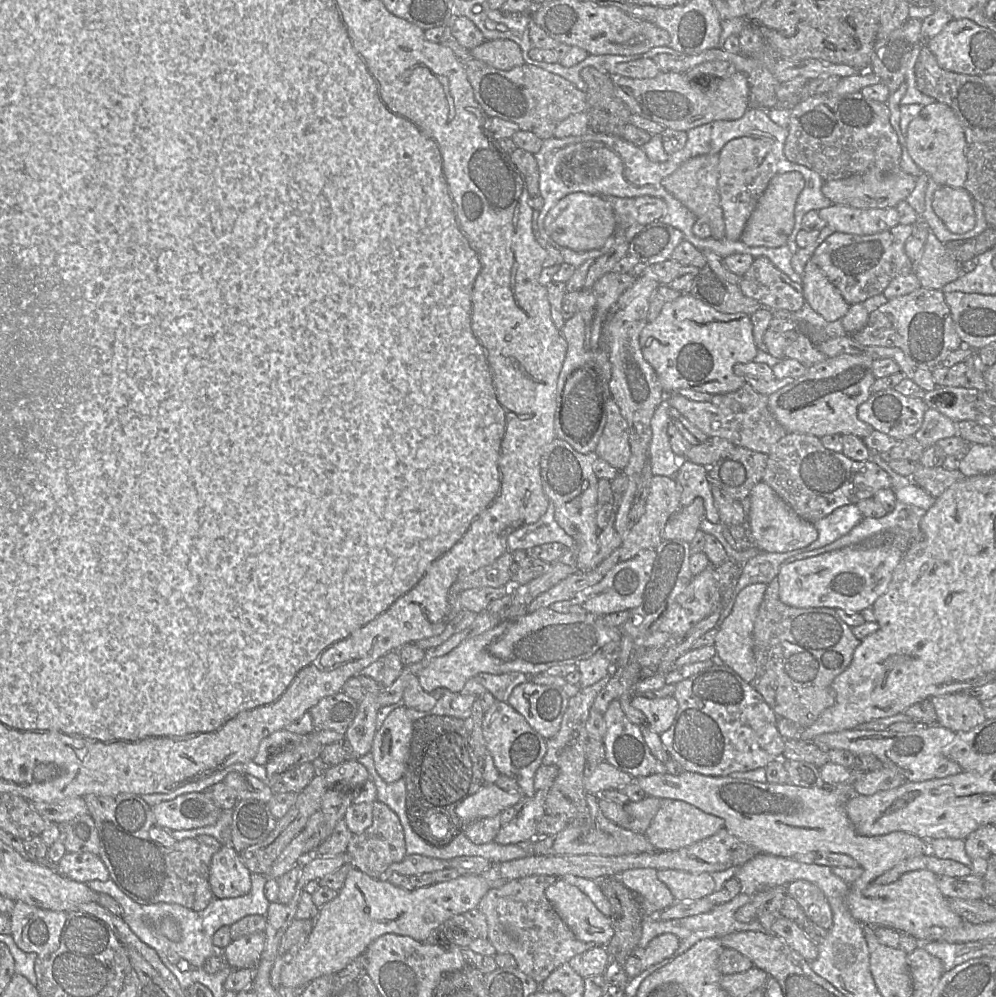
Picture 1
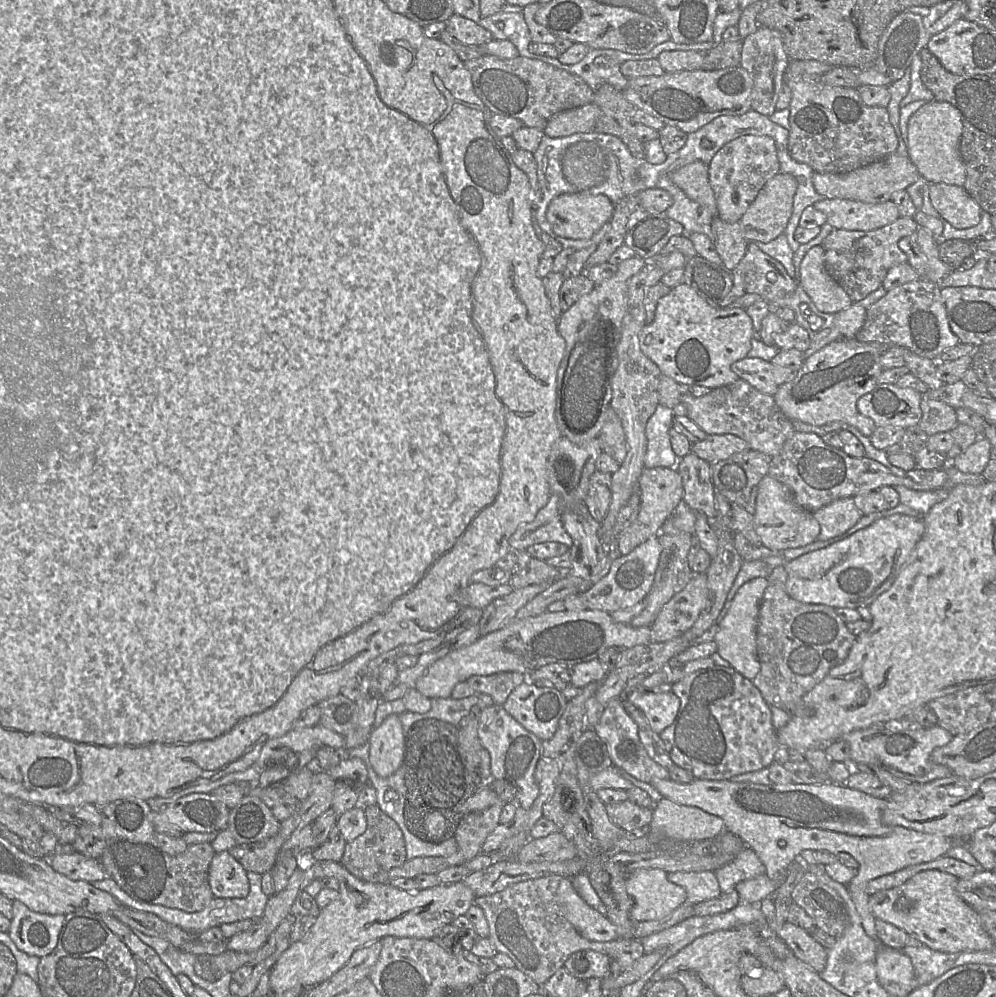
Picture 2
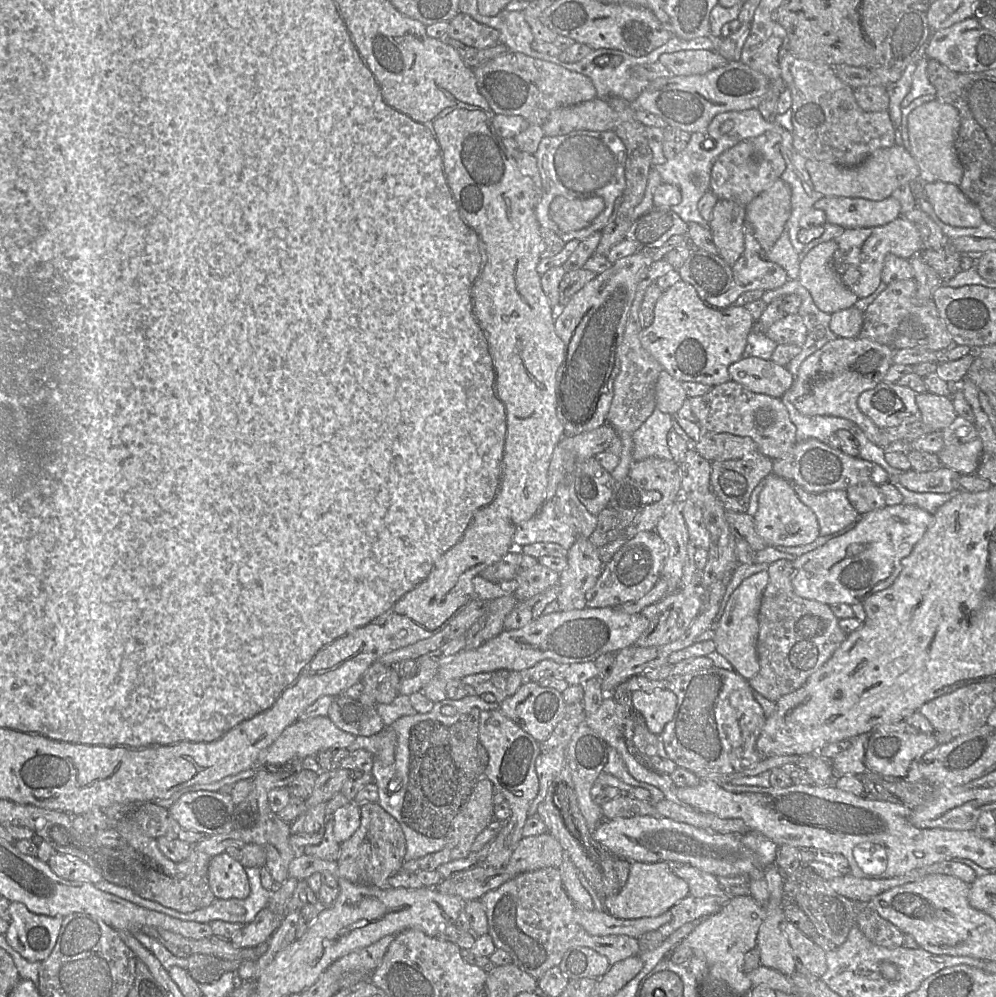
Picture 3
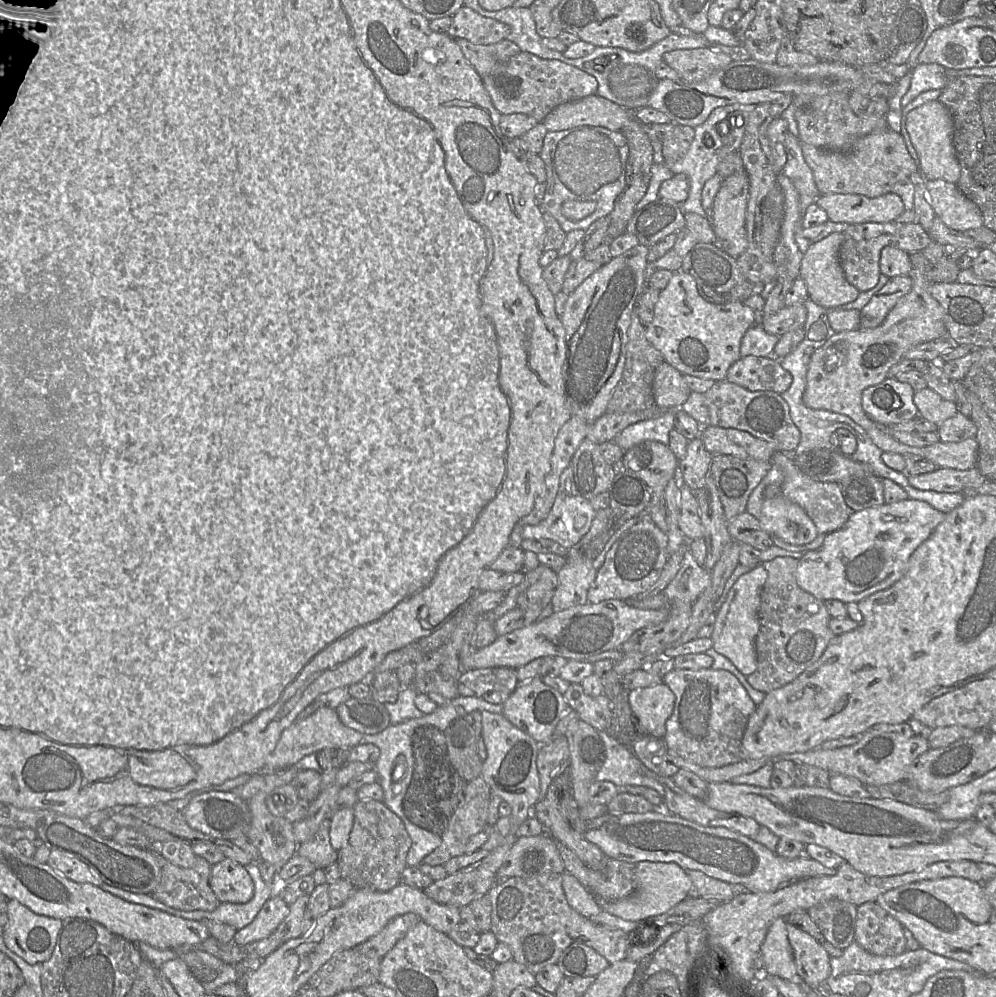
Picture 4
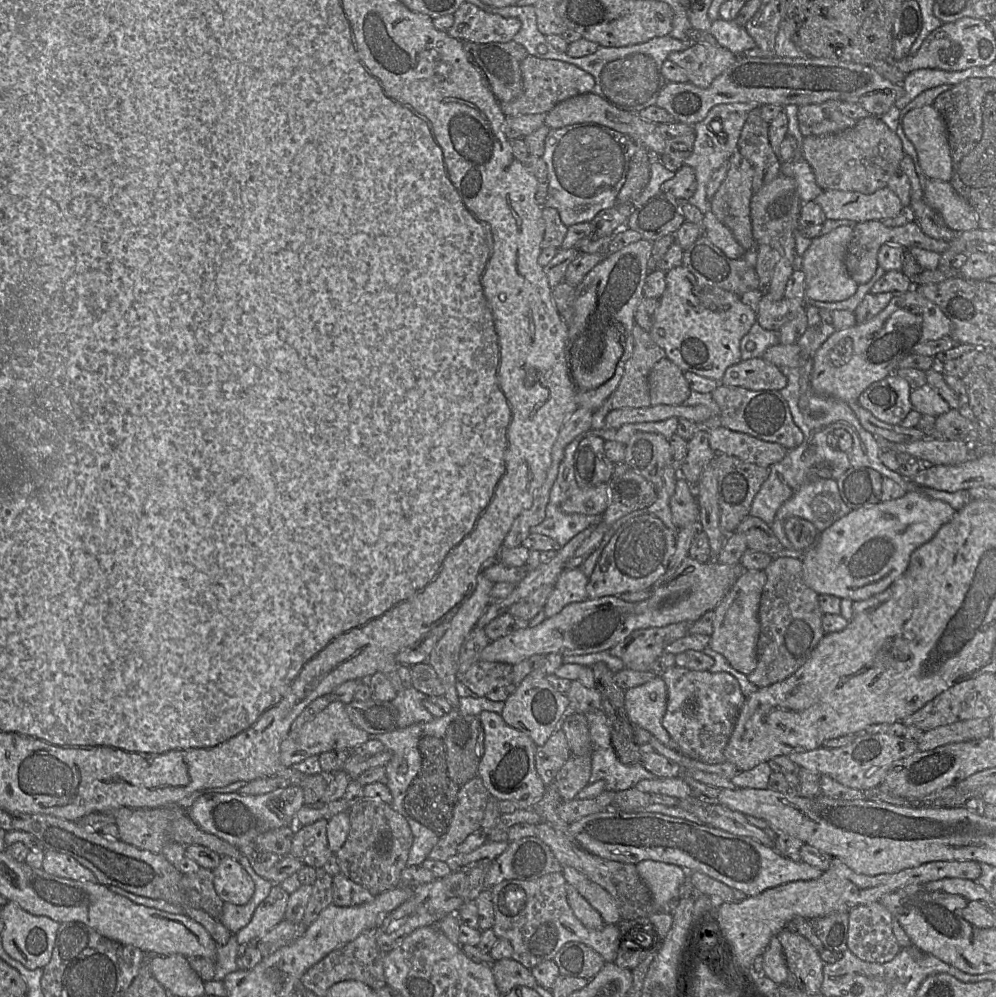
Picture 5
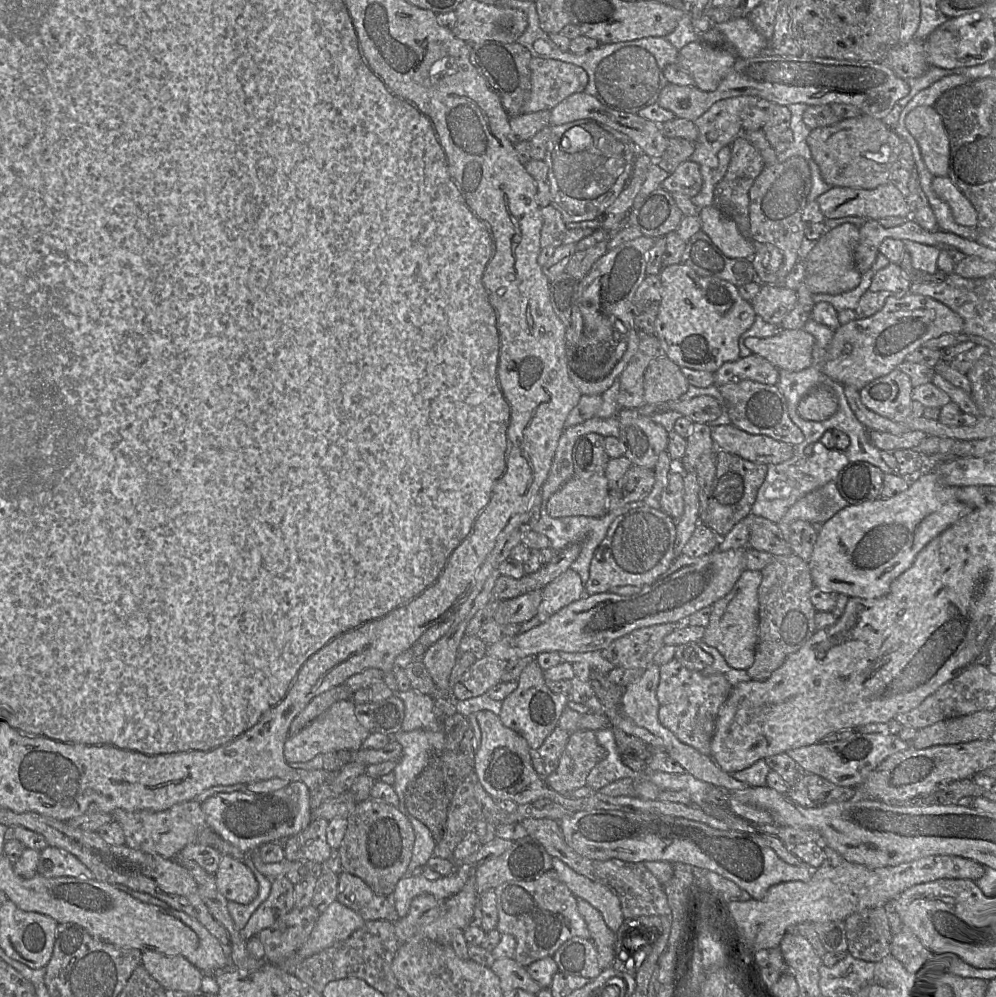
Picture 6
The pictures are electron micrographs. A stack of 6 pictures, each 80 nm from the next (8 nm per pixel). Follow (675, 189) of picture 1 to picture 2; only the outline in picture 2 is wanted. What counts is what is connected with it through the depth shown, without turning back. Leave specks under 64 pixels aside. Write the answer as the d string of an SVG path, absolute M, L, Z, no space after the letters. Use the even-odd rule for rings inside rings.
M702 161L687 164L672 172L670 180L689 199L707 207L714 217L718 216L717 202L709 182L709 165Z

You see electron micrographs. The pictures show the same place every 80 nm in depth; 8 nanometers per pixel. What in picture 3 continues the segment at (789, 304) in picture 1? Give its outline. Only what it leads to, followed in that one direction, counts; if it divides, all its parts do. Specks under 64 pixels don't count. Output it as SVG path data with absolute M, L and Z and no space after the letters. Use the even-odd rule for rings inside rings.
M746 218L744 240L744 252L732 266L733 283L731 287L719 296L708 298L709 306L725 309L733 306L738 297L747 291L774 290L787 282L786 271L768 258Z

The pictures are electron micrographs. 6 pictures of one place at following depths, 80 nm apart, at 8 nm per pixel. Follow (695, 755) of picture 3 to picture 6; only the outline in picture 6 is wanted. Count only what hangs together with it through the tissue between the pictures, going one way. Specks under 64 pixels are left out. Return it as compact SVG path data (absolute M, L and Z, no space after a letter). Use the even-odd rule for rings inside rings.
M676 659L659 666L659 670L660 680L656 690L659 722L684 744L711 756L711 740L718 711L733 686L721 674L705 676L701 672L690 671Z

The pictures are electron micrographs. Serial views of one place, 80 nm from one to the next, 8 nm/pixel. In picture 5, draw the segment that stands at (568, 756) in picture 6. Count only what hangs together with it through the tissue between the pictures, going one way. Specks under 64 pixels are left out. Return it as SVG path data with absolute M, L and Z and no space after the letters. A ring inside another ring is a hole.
M570 755L554 778L562 800L574 799L589 783L591 768L591 756Z

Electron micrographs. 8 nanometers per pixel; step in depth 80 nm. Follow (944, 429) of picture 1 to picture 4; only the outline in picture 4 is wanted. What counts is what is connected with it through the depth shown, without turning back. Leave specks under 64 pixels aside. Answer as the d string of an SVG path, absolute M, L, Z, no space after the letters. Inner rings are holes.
M929 387L916 391L913 400L918 408L919 416L937 425L958 412L954 402L943 399Z

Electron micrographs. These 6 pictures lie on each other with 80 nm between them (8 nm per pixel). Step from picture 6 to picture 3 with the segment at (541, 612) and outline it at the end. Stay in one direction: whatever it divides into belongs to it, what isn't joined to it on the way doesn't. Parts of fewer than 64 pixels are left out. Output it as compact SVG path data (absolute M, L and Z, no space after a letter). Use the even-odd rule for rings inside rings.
M579 538L568 549L567 566L559 573L560 592L556 598L561 611L583 609L585 594L602 572L599 550L588 538Z

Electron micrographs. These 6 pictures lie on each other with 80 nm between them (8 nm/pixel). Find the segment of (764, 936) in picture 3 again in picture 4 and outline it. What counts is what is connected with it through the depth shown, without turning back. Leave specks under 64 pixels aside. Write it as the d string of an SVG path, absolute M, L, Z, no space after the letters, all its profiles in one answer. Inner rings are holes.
M779 917L769 927L760 947L764 970L768 975L785 980L796 980L796 965L789 943L784 917Z

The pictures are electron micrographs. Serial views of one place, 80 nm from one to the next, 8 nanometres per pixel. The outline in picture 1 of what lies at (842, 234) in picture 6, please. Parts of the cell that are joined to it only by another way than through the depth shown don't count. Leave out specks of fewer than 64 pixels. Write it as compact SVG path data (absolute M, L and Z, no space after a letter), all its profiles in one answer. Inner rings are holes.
M811 260L804 268L802 289L806 303L828 321L841 319L850 307L839 290Z

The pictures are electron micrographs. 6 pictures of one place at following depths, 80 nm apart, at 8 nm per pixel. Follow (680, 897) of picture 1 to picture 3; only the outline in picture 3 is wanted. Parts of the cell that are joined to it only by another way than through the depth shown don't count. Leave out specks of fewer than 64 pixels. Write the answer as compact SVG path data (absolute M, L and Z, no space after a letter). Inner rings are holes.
M674 864L674 874L688 883L689 895L697 898L724 895L726 891L719 884L717 877L688 864Z

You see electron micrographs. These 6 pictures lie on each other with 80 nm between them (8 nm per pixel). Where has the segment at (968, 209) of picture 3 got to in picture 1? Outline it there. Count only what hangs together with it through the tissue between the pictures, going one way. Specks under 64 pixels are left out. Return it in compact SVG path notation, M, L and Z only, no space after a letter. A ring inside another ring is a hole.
M938 186L932 197L932 208L950 232L961 234L975 226L973 202L973 197L964 187Z

